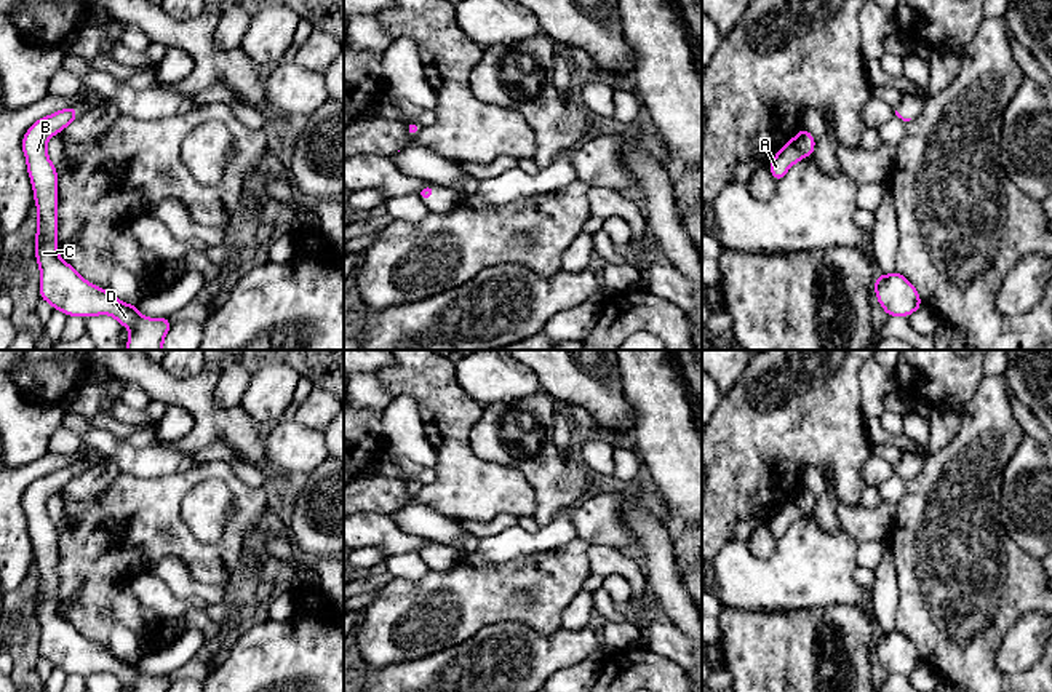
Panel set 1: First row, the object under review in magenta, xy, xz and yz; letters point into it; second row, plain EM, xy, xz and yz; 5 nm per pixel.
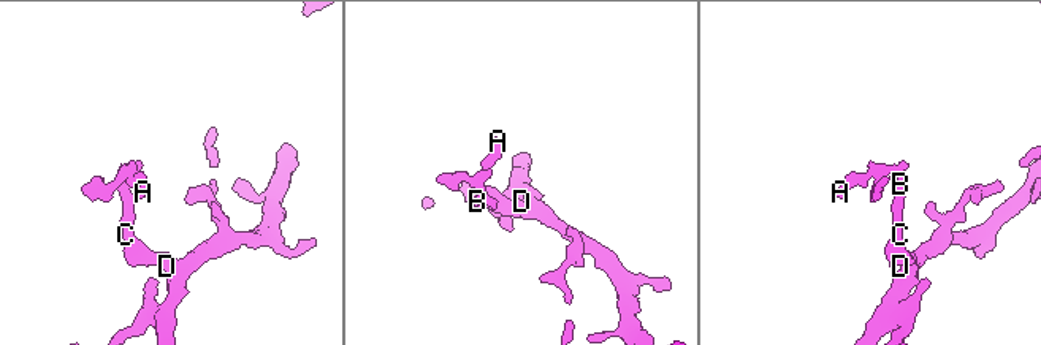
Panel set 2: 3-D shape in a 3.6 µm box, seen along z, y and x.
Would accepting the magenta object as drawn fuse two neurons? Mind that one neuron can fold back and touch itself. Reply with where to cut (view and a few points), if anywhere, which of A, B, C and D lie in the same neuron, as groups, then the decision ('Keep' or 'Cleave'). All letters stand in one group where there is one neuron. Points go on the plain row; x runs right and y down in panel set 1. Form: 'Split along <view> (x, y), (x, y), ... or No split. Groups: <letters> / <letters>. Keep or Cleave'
No split. Groups: A B C D. Keep

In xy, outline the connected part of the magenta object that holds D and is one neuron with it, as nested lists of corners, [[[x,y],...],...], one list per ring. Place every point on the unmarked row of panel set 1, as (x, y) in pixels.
[[[75,463],[37,478],[24,492],[21,507],[37,561],[35,615],[40,625],[40,657],[69,674],[112,673],[130,692],[168,692],[169,676],[147,676],[114,655],[107,647],[88,641],[58,614],[58,529],[46,511],[46,500],[78,476]]]

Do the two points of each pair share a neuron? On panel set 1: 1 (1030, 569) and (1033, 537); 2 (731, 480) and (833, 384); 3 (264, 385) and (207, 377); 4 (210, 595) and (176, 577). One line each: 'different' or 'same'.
1: different
2: same
3: different
4: same

